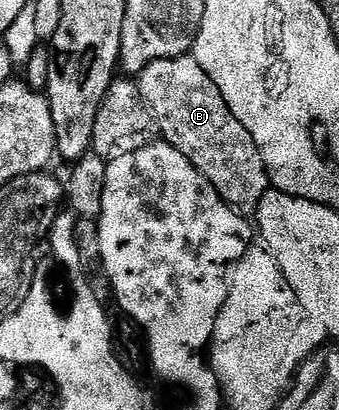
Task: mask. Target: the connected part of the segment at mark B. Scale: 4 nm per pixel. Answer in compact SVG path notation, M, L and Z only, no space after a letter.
M184 54L178 59L158 59L140 72L136 82L150 114L156 120L157 130L162 130L161 138L184 153L188 161L192 161L198 172L218 190L219 197L225 203L235 209L243 209L242 207L253 208L262 200L262 195L271 186L271 182L266 174L264 161L256 149L256 141L252 141L252 133L248 133L248 129L244 129L244 125L236 121L220 89L216 89L212 77L208 77L208 73L200 69L193 57Z

